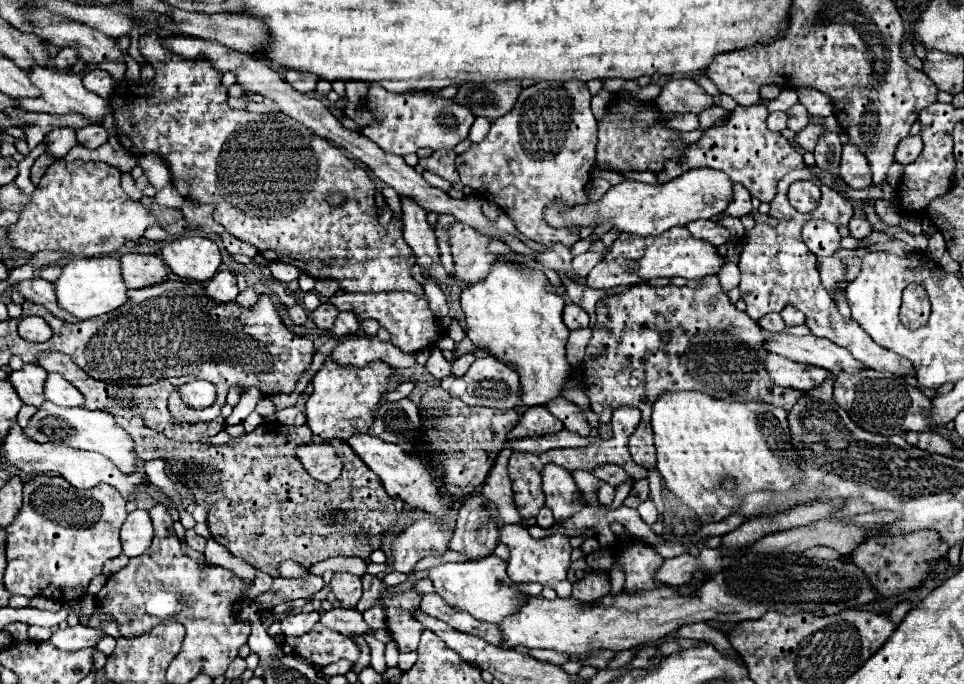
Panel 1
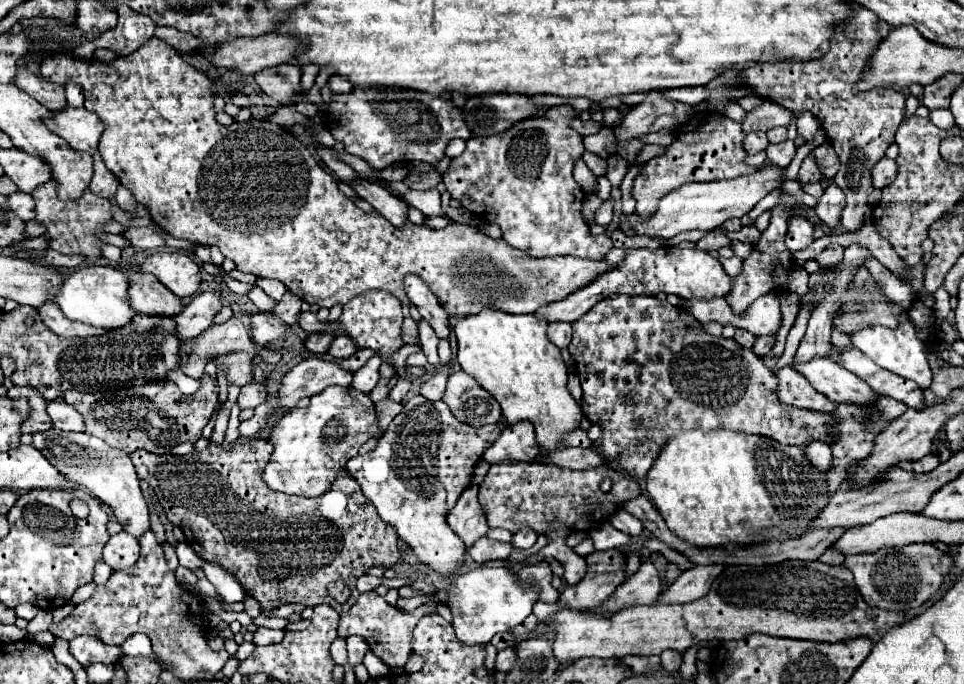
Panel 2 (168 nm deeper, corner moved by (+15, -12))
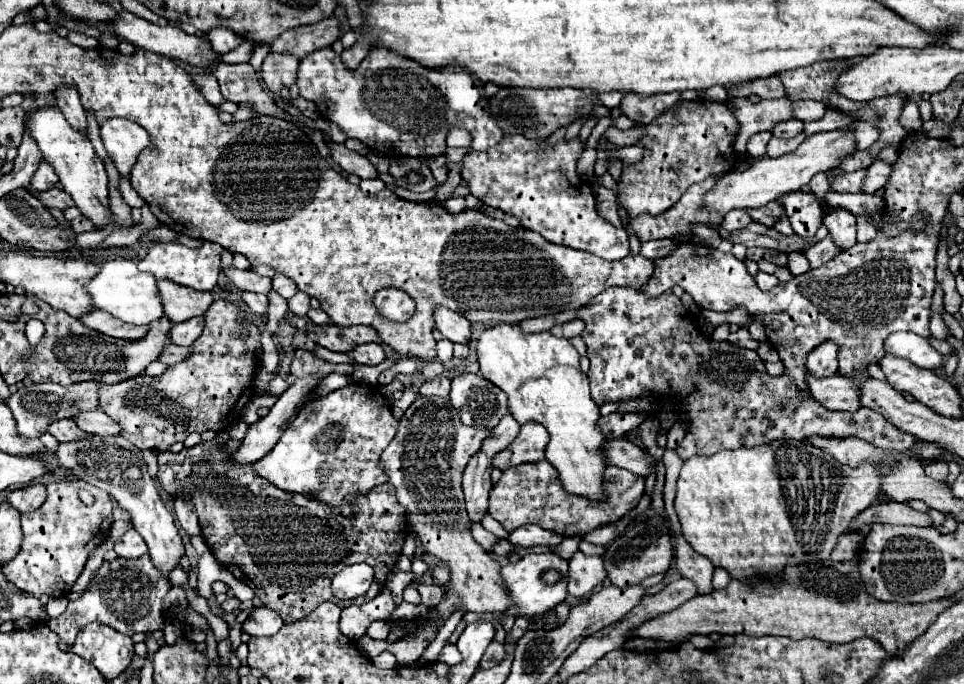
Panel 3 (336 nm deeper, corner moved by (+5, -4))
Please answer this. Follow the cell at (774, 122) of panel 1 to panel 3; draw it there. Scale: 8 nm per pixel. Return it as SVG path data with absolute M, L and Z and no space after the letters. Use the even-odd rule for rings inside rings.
M763 131L763 133L755 133L749 143L747 143L747 153L753 155L755 159L761 159L765 155L765 149L767 149L767 143L771 139L771 131Z

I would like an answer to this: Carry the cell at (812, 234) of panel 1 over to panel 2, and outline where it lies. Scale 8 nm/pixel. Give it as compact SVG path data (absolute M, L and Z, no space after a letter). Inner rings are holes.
M803 215L789 217L789 229L785 235L785 245L789 251L805 249L813 243L813 225Z

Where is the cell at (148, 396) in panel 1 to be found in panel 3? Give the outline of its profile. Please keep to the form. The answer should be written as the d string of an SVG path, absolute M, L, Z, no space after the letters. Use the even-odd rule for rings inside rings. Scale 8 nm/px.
M213 301L213 305L205 313L205 329L191 345L191 355L187 361L181 361L173 367L169 367L163 375L149 377L149 375L139 375L133 377L131 381L115 383L115 385L103 385L99 389L99 407L111 415L115 423L121 425L121 435L137 445L141 451L151 449L151 451L167 451L173 443L185 441L185 437L193 431L205 433L207 429L213 431L225 431L233 421L237 421L249 403L253 395L253 379L251 373L255 373L257 359L253 355L255 347L259 345L259 335L261 331L249 323L249 333L247 339L241 341L241 331L237 329L237 315L239 309L229 303L229 301Z

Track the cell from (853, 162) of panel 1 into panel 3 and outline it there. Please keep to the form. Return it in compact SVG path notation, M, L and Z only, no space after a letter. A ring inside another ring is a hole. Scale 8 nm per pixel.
M833 207L829 209L829 213L823 219L825 227L829 229L831 239L835 241L835 245L839 245L841 249L849 249L851 245L855 245L855 215L843 207Z

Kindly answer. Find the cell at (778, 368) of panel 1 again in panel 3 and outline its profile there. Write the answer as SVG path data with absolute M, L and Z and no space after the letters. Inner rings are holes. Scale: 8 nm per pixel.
M807 373L807 385L809 385L811 397L819 401L825 409L831 409L831 411L859 409L859 391L843 375L831 375L831 377L819 379Z

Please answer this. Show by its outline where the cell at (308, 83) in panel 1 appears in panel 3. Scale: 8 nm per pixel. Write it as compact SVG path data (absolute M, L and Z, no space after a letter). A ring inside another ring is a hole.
M269 53L263 61L261 77L267 89L273 95L279 95L283 87L291 87L297 81L297 69L299 69L299 59L289 55Z

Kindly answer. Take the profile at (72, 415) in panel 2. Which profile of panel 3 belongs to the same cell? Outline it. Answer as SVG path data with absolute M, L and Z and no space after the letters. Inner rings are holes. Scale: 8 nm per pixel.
M101 409L77 413L73 421L79 425L79 429L91 435L117 435L119 433L119 425L111 417L107 417Z

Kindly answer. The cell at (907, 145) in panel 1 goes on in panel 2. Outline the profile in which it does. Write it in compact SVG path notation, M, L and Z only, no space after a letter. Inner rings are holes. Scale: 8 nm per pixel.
M883 157L873 169L871 169L871 181L873 181L873 187L875 189L883 189L887 185L893 183L893 177L897 175L897 165L893 159L887 159Z

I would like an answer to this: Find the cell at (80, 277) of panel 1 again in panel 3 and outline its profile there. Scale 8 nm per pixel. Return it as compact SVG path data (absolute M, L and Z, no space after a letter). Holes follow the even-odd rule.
M113 259L113 261L101 263L99 273L95 277L91 277L85 283L85 287L97 309L107 311L121 321L127 321L133 325L149 325L151 321L159 319L163 315L161 297L157 291L157 279L151 273L139 271L135 261Z

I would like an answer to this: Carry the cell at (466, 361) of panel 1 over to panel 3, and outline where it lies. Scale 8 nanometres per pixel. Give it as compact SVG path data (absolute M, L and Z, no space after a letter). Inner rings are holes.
M441 375L441 377L435 377L431 381L425 381L419 391L421 391L421 395L427 395L427 397L431 397L431 395L447 397L449 395L449 387L451 387L451 379Z

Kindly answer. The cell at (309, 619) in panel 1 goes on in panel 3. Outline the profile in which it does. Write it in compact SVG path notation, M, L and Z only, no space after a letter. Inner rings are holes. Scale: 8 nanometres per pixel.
M257 607L251 613L251 617L243 623L243 631L247 631L249 635L255 635L255 637L275 635L275 633L279 633L281 627L283 627L283 619L267 607Z

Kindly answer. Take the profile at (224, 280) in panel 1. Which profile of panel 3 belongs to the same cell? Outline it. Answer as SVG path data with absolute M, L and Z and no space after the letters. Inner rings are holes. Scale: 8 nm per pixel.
M203 315L199 317L191 317L187 321L181 321L181 323L175 323L173 329L171 329L171 341L175 345L183 345L183 347L191 347L193 341L203 333Z

